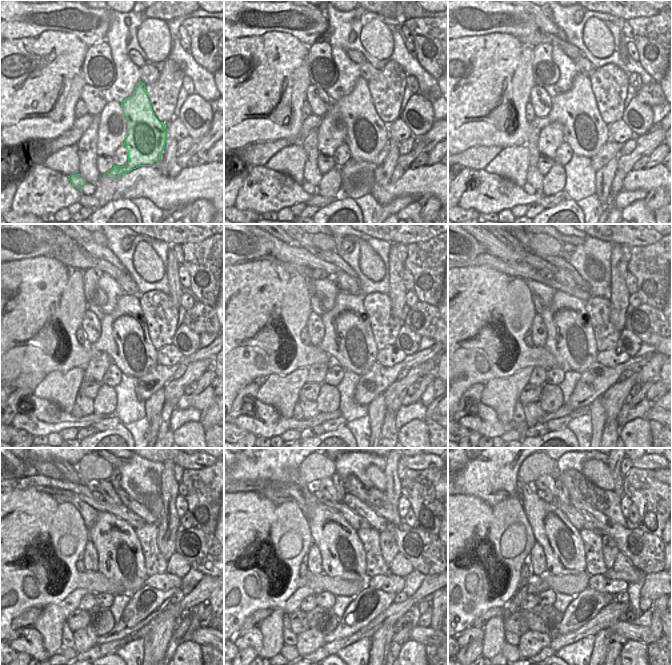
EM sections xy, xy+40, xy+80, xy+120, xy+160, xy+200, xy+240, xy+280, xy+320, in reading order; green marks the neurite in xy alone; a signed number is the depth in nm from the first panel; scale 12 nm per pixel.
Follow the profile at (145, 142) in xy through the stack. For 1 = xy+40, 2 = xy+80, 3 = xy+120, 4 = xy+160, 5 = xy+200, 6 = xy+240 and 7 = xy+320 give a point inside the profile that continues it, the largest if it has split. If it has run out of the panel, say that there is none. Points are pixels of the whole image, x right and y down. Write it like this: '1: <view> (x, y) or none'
1: xy+40 (367, 134)
2: xy+80 (585, 132)
3: xy+120 (124, 337)
4: xy+160 (348, 340)
5: xy+200 (570, 337)
6: xy+240 (121, 558)
7: xy+320 (563, 547)

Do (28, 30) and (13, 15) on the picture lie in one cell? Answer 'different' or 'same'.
same

